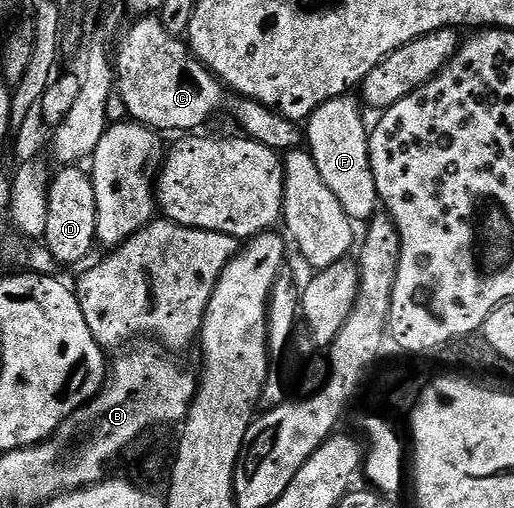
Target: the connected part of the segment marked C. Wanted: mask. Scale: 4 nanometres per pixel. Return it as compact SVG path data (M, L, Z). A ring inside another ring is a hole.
M140 17L122 37L114 55L116 91L131 120L157 133L192 133L224 107L226 88L195 55L187 42L171 36L156 17Z

